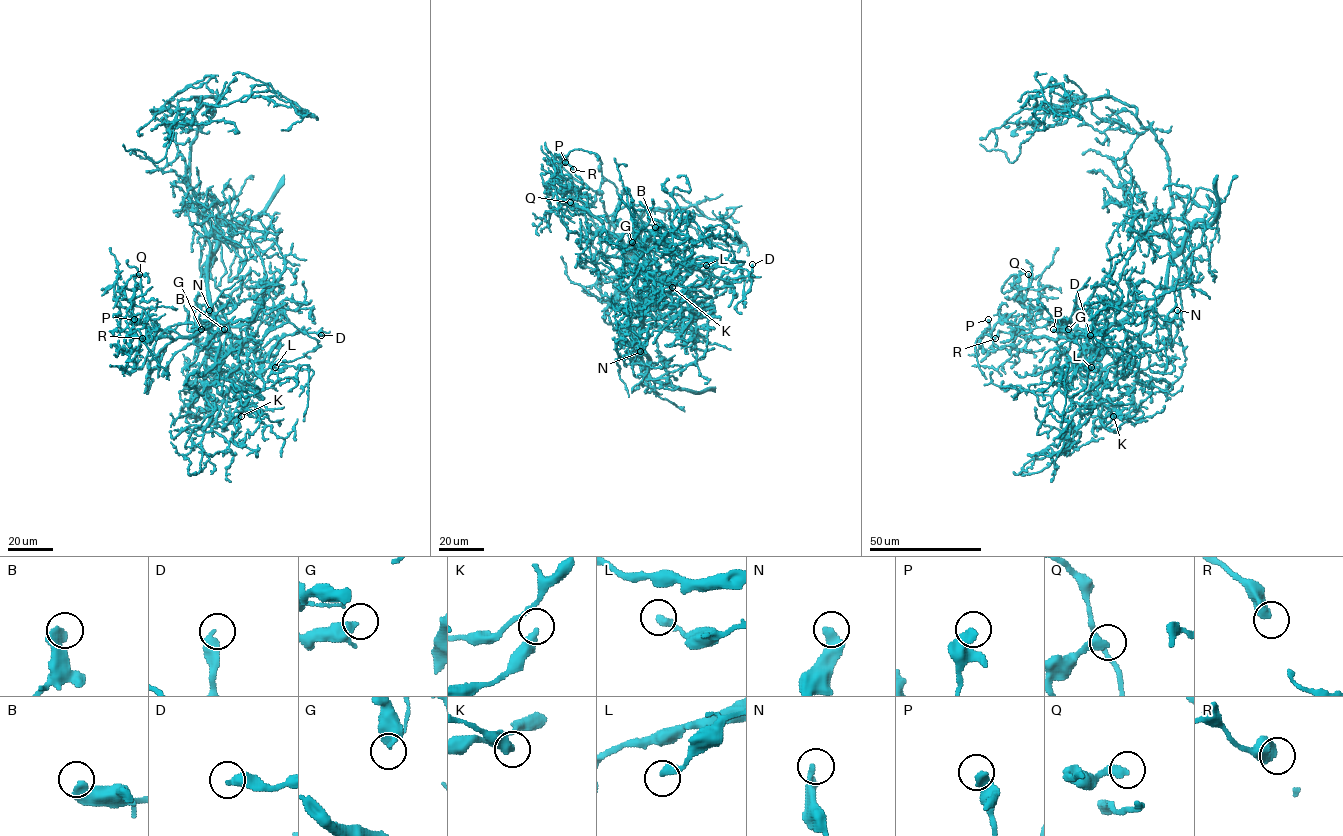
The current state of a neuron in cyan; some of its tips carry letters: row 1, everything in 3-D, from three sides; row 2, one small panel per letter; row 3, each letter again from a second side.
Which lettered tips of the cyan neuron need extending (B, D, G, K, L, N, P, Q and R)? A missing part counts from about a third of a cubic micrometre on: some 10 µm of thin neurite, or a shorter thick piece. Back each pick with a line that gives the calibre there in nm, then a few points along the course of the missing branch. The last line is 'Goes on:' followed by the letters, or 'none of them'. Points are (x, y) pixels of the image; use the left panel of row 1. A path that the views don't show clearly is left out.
Goes on: none of them

